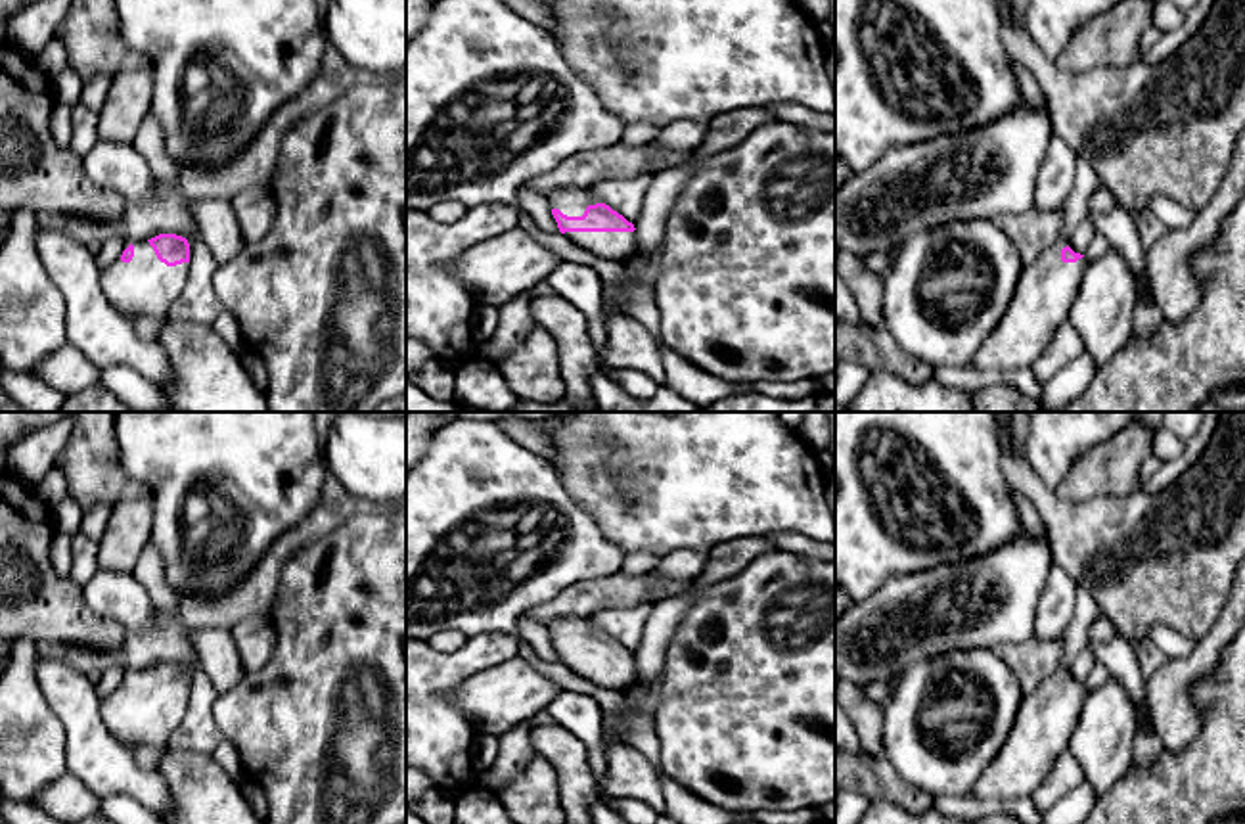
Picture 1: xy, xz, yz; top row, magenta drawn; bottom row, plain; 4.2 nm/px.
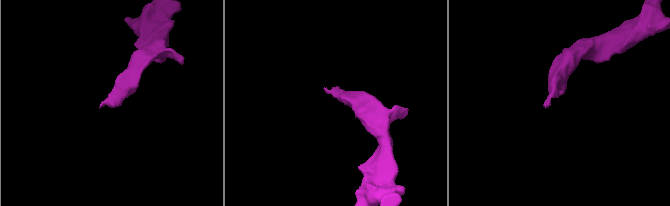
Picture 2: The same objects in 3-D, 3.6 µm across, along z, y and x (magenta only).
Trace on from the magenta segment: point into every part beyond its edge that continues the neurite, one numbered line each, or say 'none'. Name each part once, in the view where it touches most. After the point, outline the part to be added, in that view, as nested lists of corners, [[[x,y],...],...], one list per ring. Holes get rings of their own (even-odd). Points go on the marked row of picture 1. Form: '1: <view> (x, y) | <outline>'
1: xz (613, 246) | [[[565,232],[577,245],[601,259],[628,263],[638,253],[638,234],[634,232]]]

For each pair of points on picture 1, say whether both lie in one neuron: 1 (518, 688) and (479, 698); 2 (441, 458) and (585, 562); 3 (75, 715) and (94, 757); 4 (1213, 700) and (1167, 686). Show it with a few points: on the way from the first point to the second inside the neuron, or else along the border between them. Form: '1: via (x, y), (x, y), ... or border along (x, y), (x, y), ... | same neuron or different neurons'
1: via (508, 694), (489, 698) | same neuron
2: via (485, 476), (533, 480), (573, 518) | same neuron
3: via (83, 725), (89, 748) | same neuron
4: border along (1219, 658), (1192, 686), (1199, 711), (1192, 740) | different neurons

